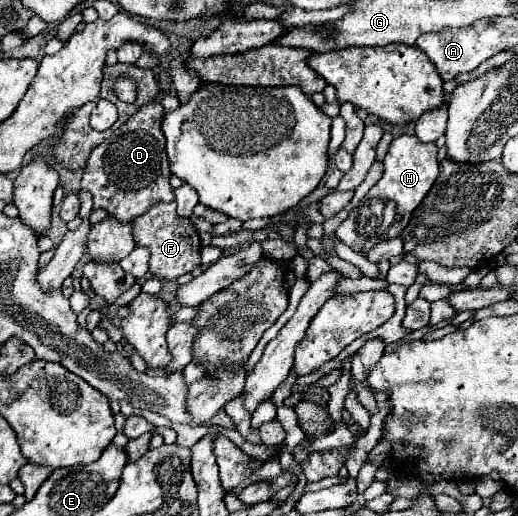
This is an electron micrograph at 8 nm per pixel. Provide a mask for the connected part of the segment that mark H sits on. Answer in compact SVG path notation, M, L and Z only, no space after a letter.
M400 136L390 144L390 150L384 158L384 168L384 176L378 180L378 184L360 200L356 208L350 210L348 218L336 230L336 238L360 254L366 254L382 240L402 234L412 212L438 178L438 146L436 142L424 144L416 136Z

